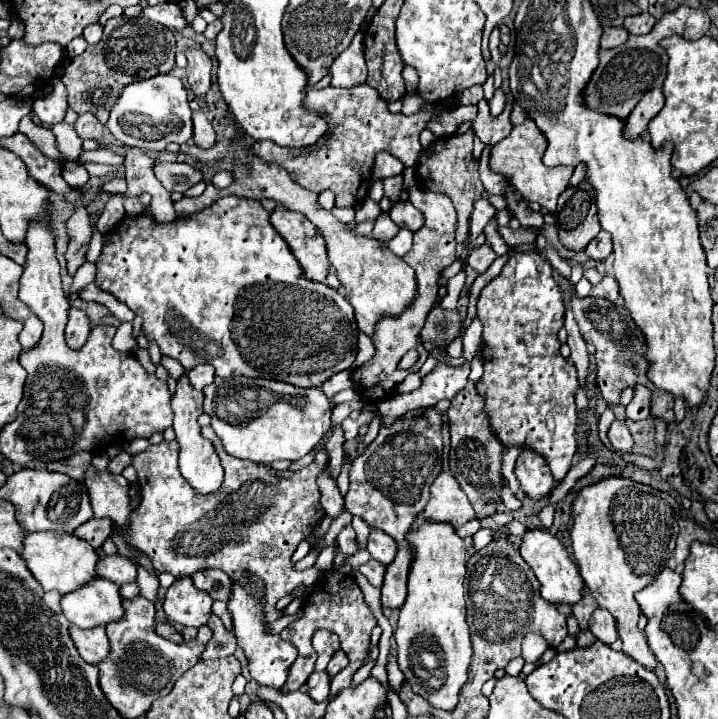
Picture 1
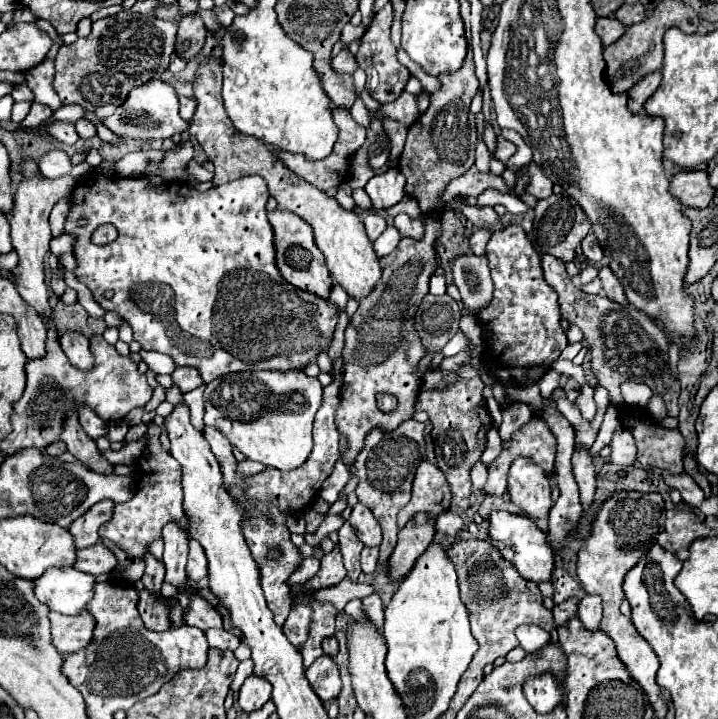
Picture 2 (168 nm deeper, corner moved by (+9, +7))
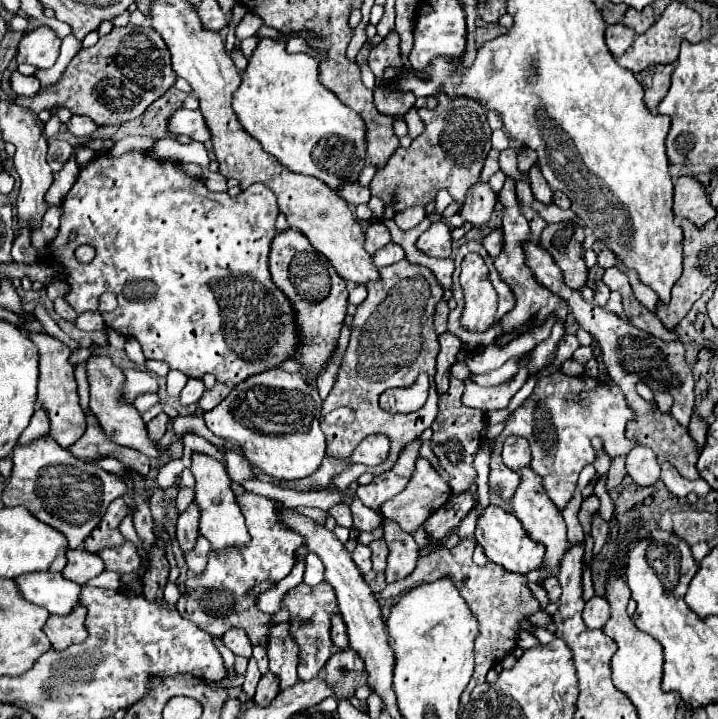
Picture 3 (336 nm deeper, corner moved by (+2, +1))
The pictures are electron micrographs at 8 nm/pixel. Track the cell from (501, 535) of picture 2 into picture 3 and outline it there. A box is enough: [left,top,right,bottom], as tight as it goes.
[475,505,545,575]

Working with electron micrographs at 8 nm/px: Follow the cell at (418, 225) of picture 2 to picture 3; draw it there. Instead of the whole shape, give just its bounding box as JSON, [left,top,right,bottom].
[417,223,453,257]

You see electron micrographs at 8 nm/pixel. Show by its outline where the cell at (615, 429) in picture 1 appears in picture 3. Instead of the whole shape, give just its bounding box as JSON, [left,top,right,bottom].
[627,445,661,487]

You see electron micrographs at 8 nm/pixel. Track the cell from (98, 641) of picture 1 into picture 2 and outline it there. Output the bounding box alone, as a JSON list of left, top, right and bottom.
[48,611,96,655]

